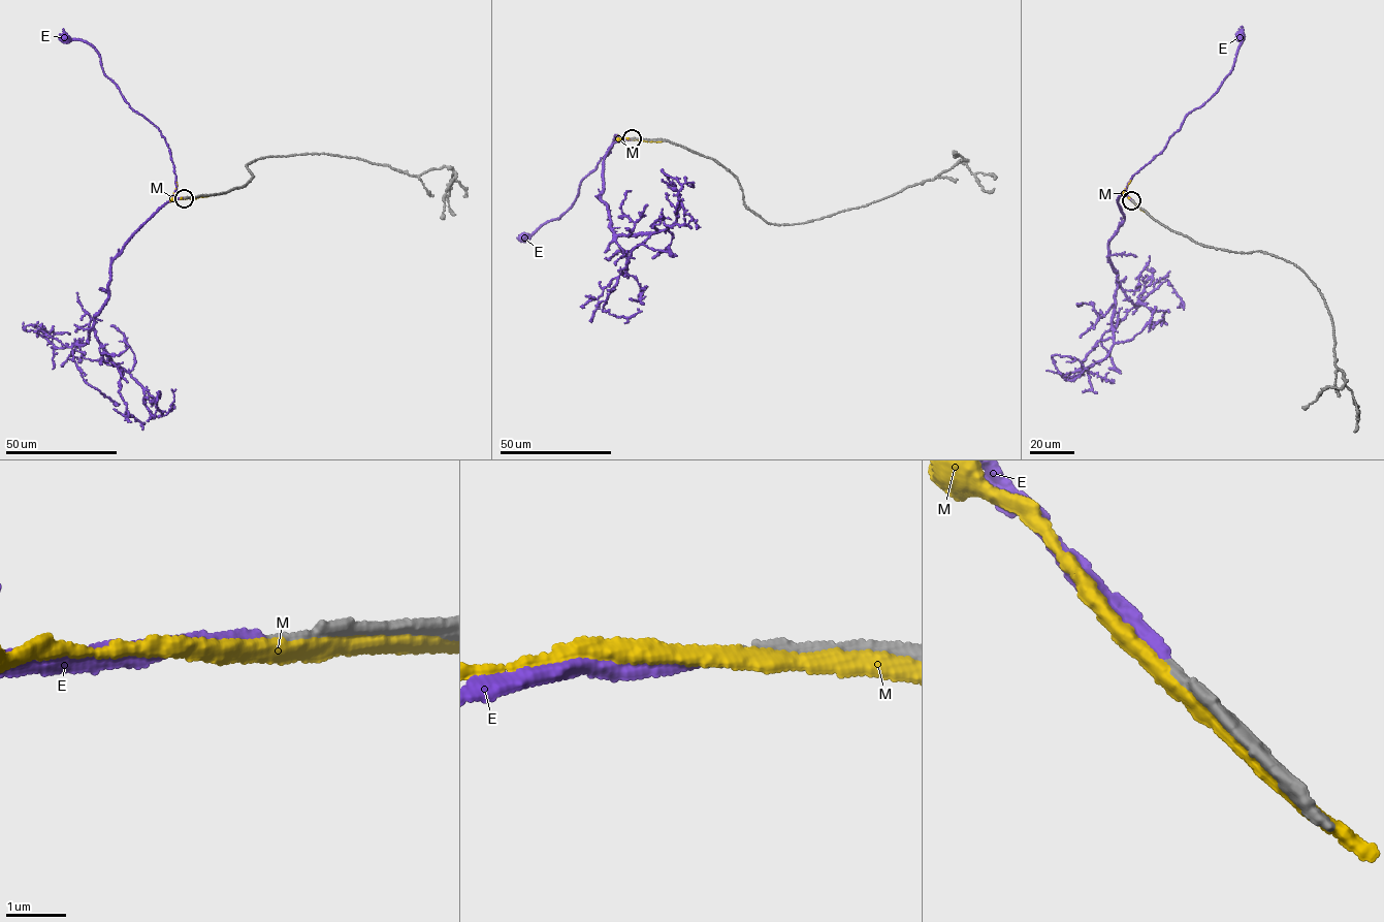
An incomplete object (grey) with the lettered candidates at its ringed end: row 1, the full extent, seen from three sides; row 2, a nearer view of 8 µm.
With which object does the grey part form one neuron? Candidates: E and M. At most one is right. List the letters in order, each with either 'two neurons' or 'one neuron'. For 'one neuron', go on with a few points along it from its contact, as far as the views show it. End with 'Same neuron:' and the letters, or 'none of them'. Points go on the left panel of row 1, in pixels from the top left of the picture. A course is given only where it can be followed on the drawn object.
E: one neuron; it runs (184, 197), (173, 198), (175, 177), (159, 129), (124, 99), (103, 71), (98, 52), (83, 40), (65, 37)
M: two neurons
Same neuron: E

